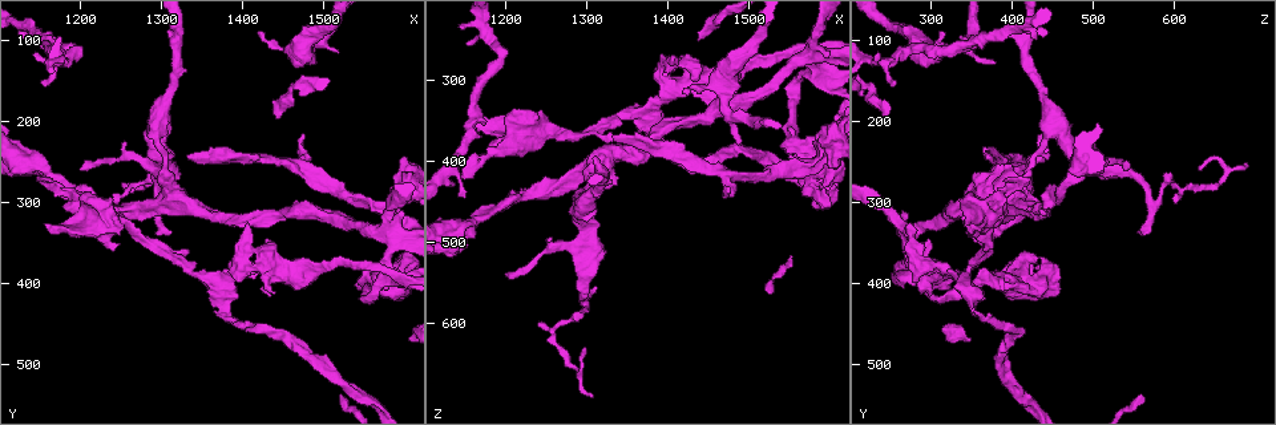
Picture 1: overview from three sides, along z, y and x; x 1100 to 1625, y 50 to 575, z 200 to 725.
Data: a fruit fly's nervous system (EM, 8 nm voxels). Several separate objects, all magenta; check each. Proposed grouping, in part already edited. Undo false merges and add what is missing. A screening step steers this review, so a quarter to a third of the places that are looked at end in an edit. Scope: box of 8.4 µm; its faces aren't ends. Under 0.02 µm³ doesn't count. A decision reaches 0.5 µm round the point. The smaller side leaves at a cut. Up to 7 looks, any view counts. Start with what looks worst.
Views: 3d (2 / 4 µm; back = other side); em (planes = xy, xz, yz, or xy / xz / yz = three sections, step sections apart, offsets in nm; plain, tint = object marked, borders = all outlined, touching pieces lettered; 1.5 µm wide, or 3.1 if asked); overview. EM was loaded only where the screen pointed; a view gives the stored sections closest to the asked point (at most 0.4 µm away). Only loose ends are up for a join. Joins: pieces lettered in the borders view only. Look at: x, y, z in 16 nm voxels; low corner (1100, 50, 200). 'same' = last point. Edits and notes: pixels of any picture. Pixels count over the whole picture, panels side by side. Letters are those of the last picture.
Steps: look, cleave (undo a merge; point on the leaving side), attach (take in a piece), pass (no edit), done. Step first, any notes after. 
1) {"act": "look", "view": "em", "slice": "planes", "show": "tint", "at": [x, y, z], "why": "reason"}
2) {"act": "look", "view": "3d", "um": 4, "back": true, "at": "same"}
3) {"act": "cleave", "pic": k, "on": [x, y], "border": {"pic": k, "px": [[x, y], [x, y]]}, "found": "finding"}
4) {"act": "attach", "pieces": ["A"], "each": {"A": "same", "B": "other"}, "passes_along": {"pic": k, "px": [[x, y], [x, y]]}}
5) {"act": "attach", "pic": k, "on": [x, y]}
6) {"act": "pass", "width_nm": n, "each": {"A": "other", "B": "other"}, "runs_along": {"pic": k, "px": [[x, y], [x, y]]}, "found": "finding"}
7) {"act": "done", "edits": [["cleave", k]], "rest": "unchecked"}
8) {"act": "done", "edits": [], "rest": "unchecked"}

{"act": "look", "view": "em", "slice": "xz", "step": 8, "show": "tint", "at": [1580, 385, 285], "why": "thick turns thin"}

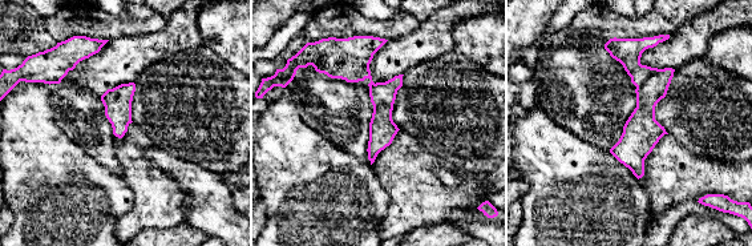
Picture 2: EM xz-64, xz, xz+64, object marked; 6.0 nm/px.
{"act": "look", "view": "em", "slice": "planes", "show": "borders", "at": "same"}

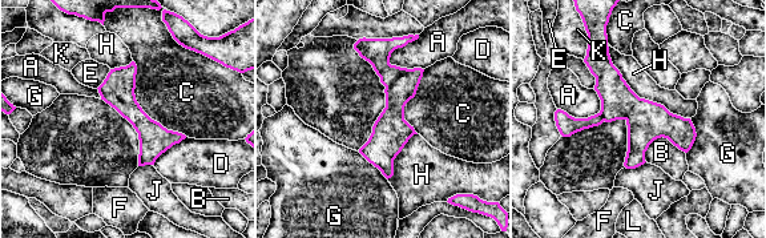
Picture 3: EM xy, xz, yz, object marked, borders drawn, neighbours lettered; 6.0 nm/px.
{"act": "cleave", "pic": 3, "on": [375, 51], "each": {"A": "other", "B": "other", "C": "other", "D": "other", "E": "other", "F": "other", "G": "other", "H": "other", "J": "other", "K": "other", "L": "other"}, "border": {"pic": 3, "px": [[408, 69], [386, 87]]}, "found": "a second cell is stuck on"}

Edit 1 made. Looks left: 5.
{"act": "look", "view": "overview", "why": "see it whole again"}

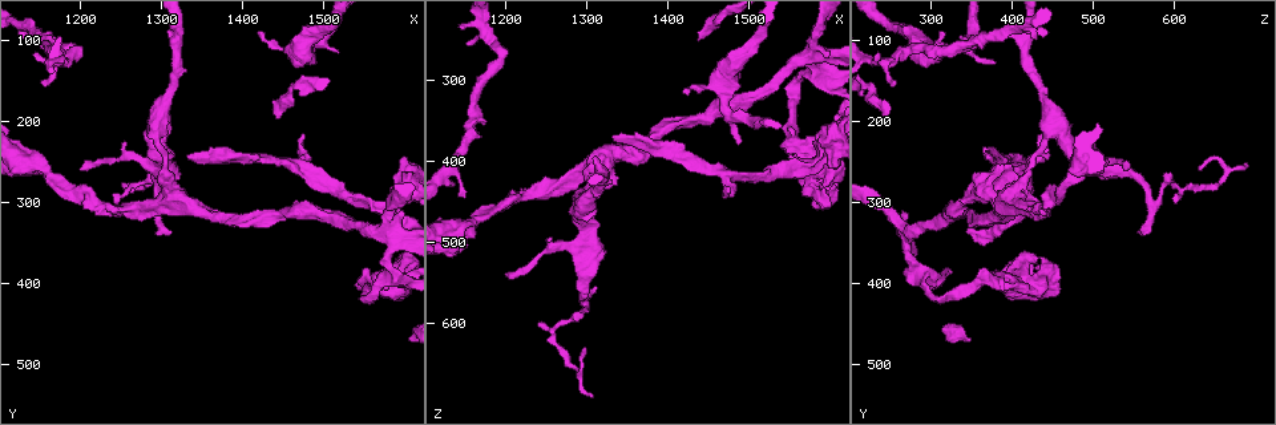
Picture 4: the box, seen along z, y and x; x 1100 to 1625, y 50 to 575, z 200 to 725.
{"act": "look", "view": "3d", "um": 4, "at": [1155, 150, 255], "why": "branch stops here"}

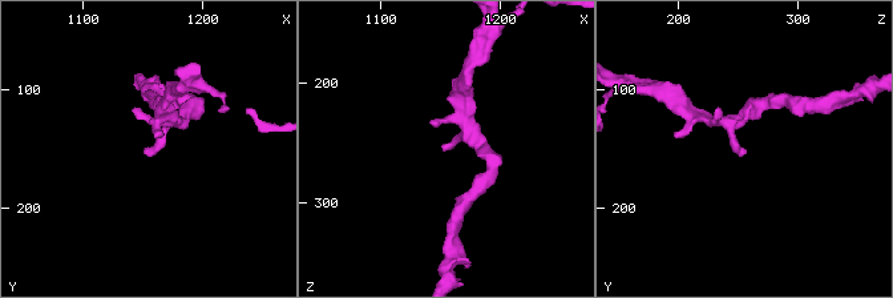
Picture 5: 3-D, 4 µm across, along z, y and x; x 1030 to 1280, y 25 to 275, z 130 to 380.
{"act": "look", "view": "em", "slice": "yz", "step": 8, "show": "borders", "at": [1154, 150, 256]}

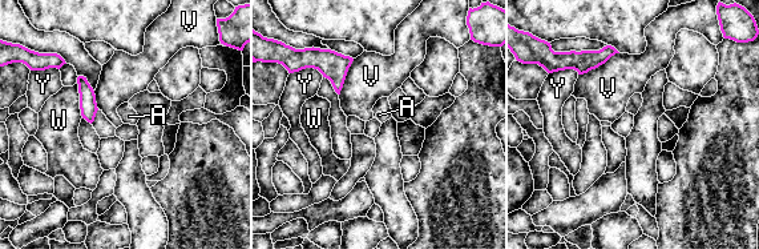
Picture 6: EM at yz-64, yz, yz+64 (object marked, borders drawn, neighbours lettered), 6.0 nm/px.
{"act": "pass", "each": {"A": "other", "V": "other", "W": "other", "Y": "other"}, "border": {"pic": 6, "px": [[618, 52], [597, 67], [578, 75]]}, "found": "no lettered piece goes on from it"}

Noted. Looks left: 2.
{"act": "look", "view": "em", "slice": "planes", "show": "borders", "at": [1465, 115, 315], "why": "sudden change in width"}

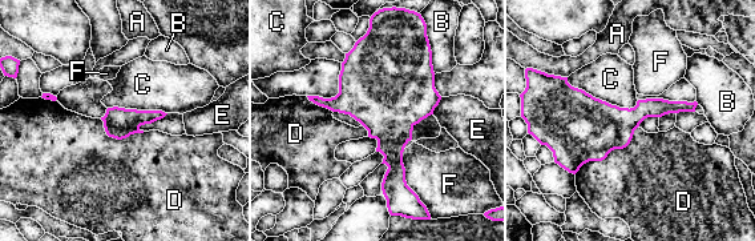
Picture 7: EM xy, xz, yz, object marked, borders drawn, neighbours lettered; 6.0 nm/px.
{"act": "pass", "longest_contact_nm": ["D", 480], "each": {"A": "other", "B": "other", "C": "other", "D": "other", "E": "other", "F": "other"}, "border": {"pic": 7, "px": [[637, 127], [625, 147], [574, 173]]}, "found": "one cell here"}

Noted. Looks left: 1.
{"act": "done", "edits": [["cleave", 3]], "rest": "unchecked"}

